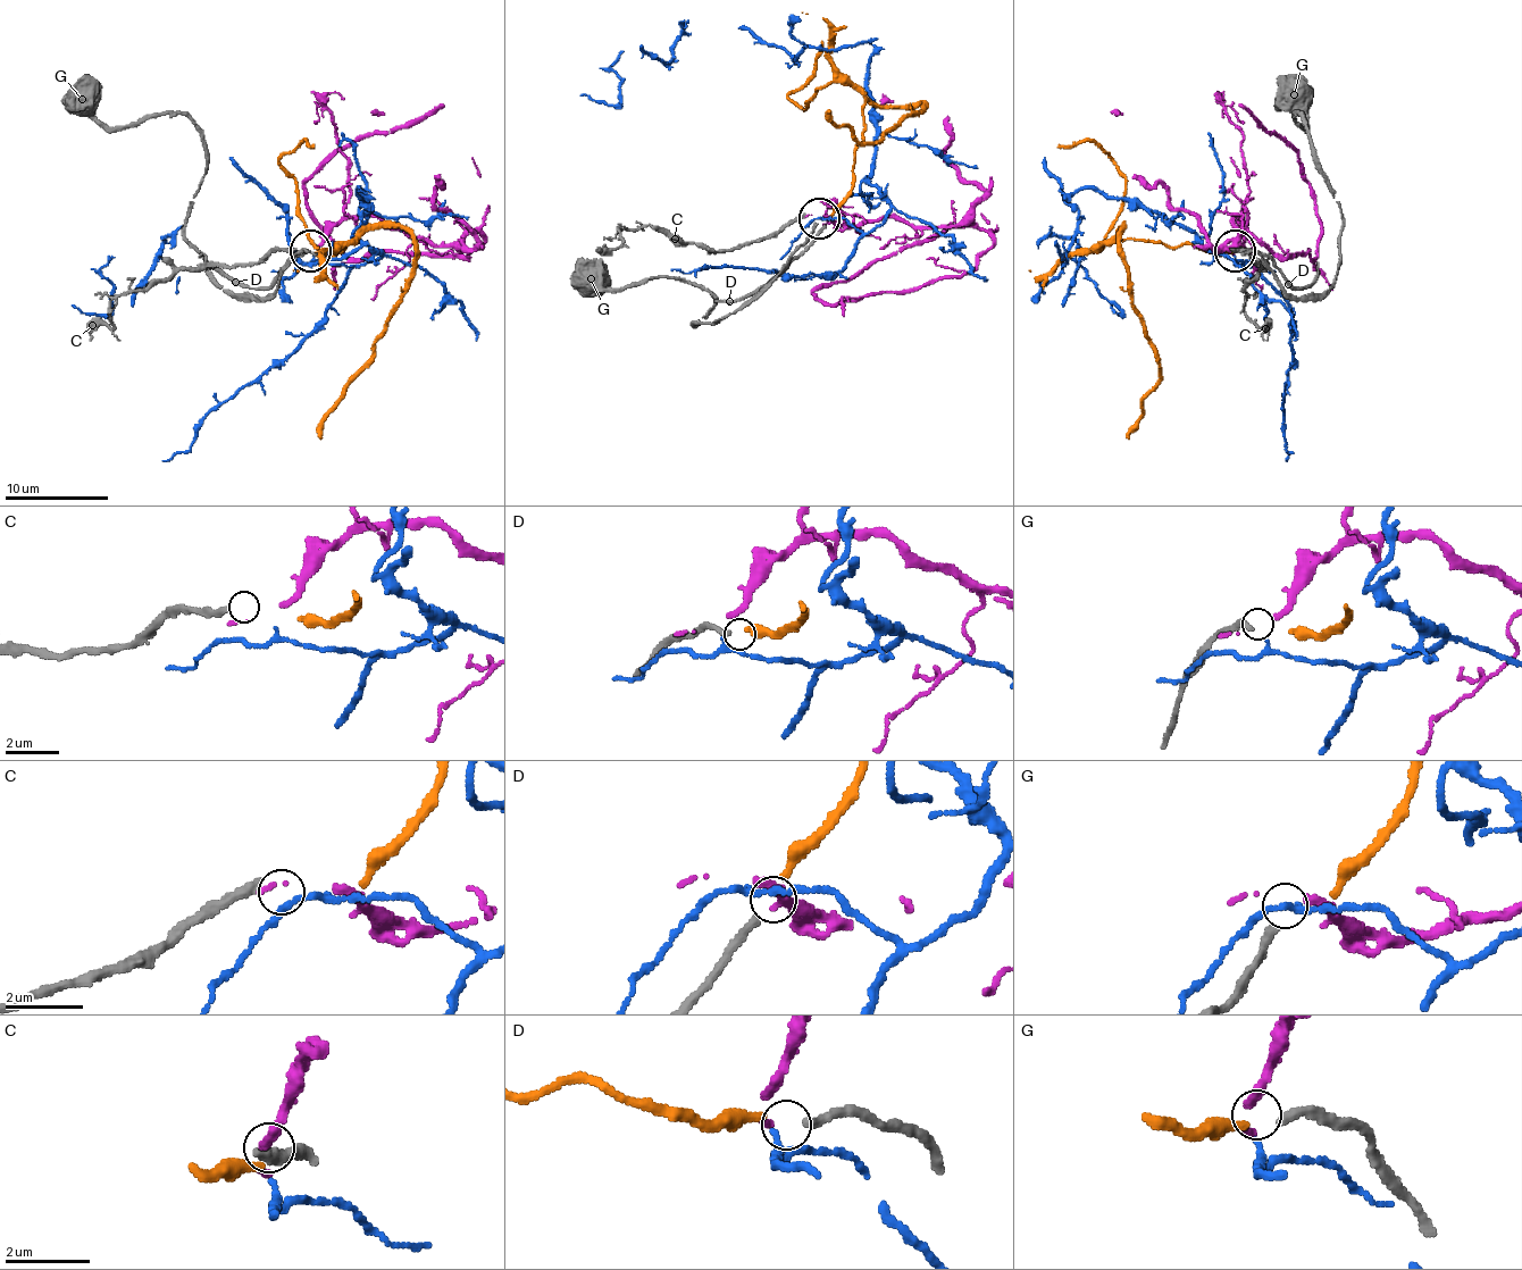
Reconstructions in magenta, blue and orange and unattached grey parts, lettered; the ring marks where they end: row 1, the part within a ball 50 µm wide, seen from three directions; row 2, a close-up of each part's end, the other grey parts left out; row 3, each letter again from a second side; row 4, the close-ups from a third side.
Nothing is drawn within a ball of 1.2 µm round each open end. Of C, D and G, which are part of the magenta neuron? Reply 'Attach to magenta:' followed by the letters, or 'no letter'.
Attach to magenta: C

